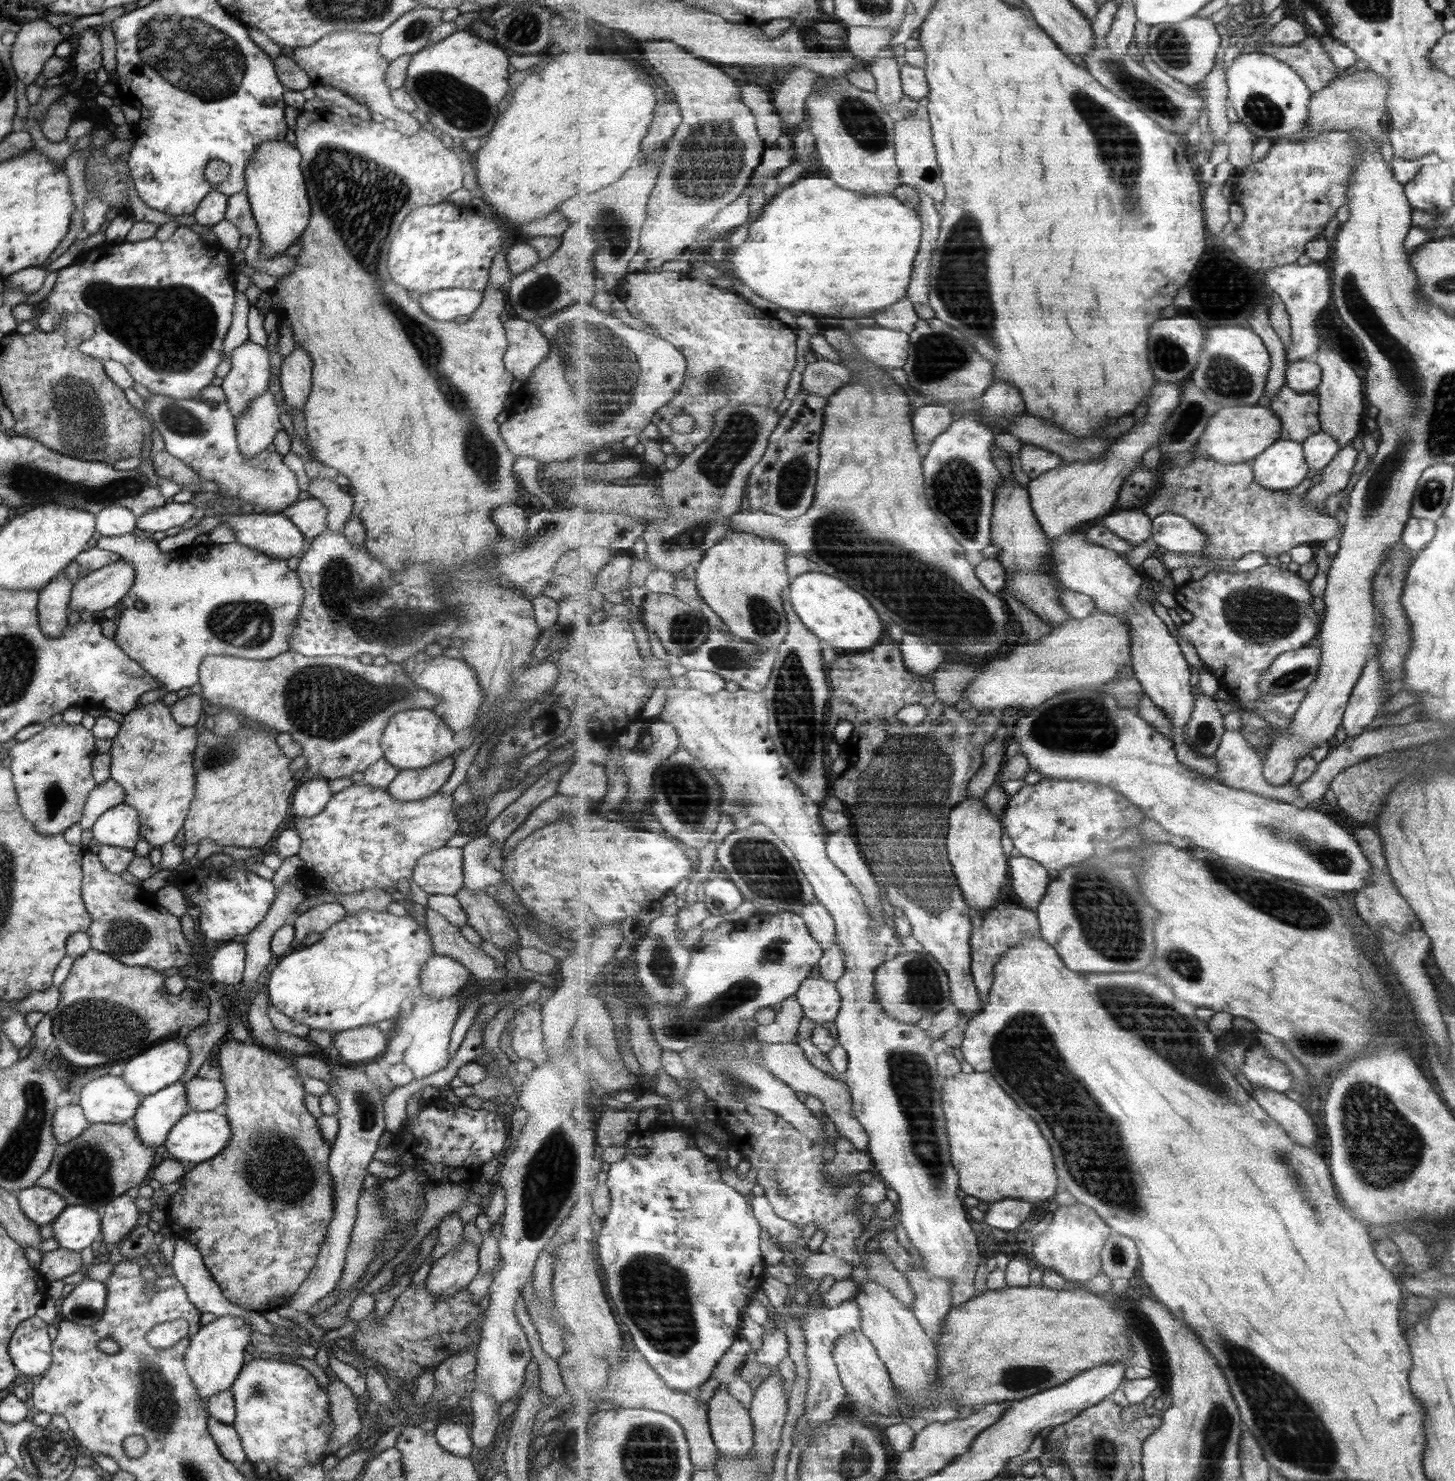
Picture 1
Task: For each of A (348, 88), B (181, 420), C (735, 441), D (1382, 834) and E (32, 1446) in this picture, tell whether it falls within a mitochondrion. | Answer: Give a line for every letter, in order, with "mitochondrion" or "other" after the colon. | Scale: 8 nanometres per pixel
A: other
B: mitochondrion
C: mitochondrion
D: other
E: mitochondrion

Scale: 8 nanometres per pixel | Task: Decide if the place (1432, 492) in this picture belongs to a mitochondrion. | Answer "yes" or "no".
yes

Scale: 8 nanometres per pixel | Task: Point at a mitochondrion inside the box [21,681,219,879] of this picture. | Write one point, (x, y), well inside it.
(54, 797)

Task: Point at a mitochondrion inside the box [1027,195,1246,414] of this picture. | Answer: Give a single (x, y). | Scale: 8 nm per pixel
(1170, 357)

